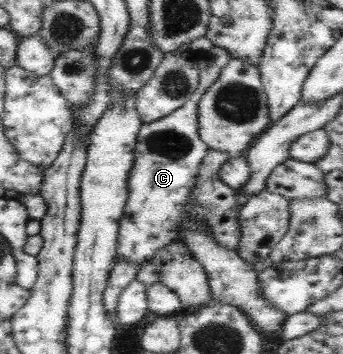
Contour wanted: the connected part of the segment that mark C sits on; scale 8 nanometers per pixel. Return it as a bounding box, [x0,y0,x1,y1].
[115,46,229,266]

